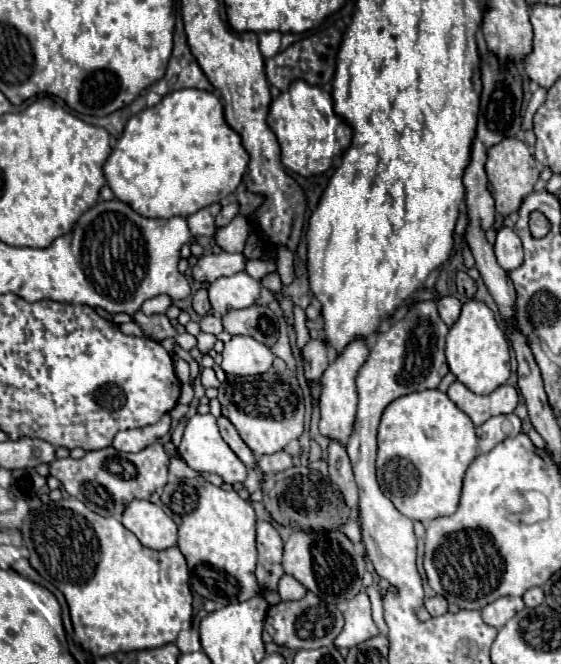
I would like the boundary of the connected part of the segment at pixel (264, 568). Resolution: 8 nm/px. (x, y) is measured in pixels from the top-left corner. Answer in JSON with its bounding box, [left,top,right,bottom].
[256,522,284,590]

